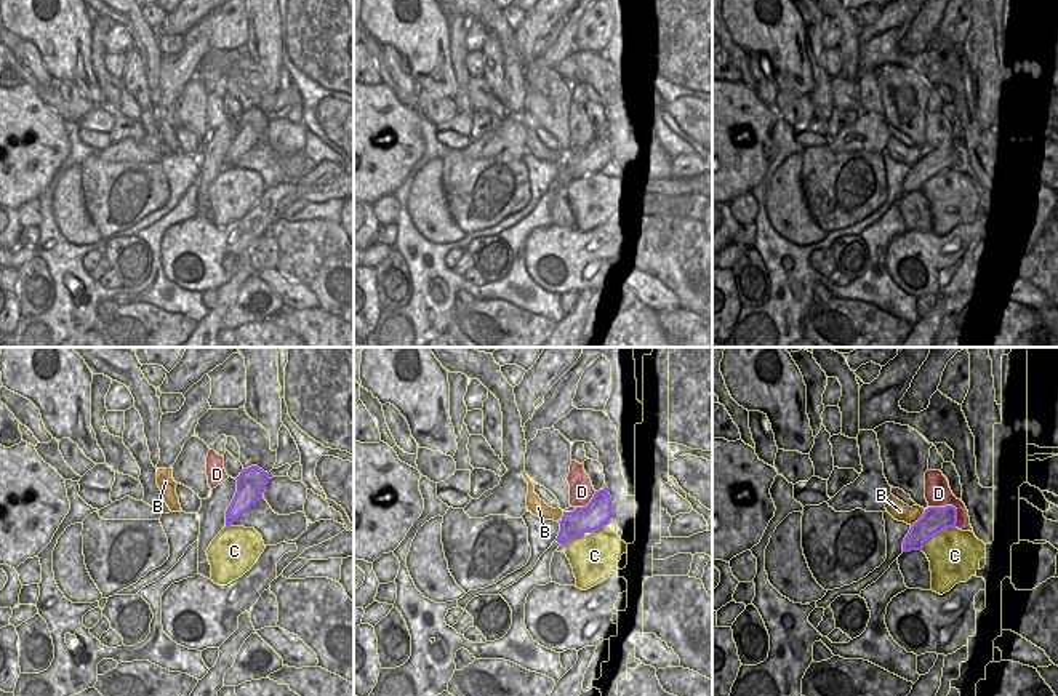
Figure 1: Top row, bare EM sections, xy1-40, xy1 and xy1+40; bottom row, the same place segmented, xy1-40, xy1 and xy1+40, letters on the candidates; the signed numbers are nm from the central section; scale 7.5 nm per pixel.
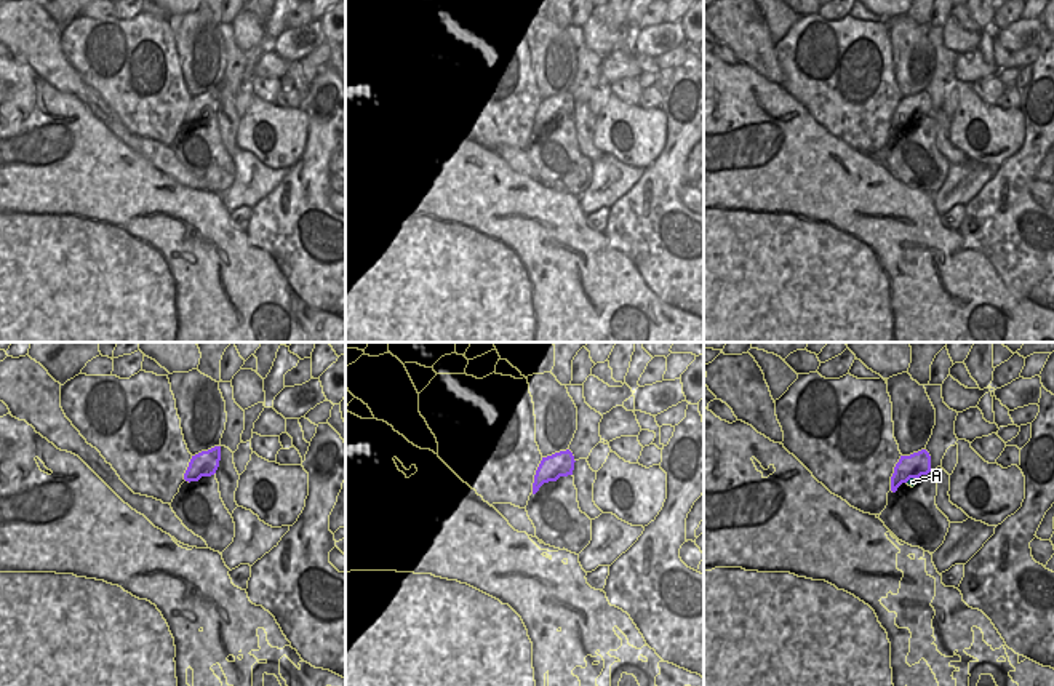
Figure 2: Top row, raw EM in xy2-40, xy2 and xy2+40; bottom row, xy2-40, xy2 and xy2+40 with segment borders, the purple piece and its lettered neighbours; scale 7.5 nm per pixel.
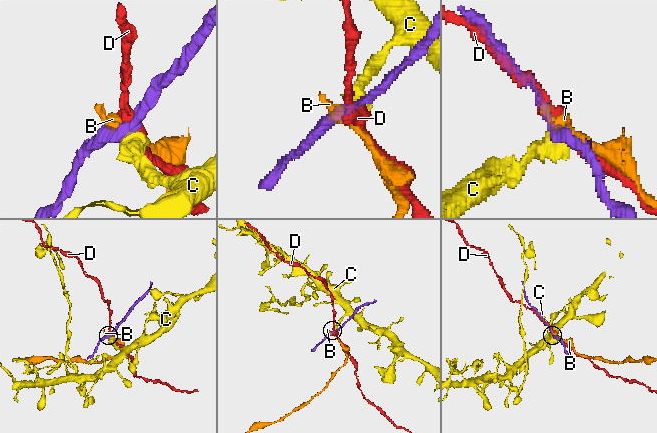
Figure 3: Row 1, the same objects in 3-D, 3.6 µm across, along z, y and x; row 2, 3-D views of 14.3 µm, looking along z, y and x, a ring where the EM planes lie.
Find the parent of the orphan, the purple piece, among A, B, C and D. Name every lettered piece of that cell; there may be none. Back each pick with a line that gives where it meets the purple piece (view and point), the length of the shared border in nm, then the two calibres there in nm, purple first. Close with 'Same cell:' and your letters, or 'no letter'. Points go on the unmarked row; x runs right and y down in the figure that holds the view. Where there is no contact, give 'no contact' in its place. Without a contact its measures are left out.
A: meets purple in xy2+40 at (910, 119); contact 90 nm long; 180 nm thick on the purple side, 70 nm on the other
Same cell: A

